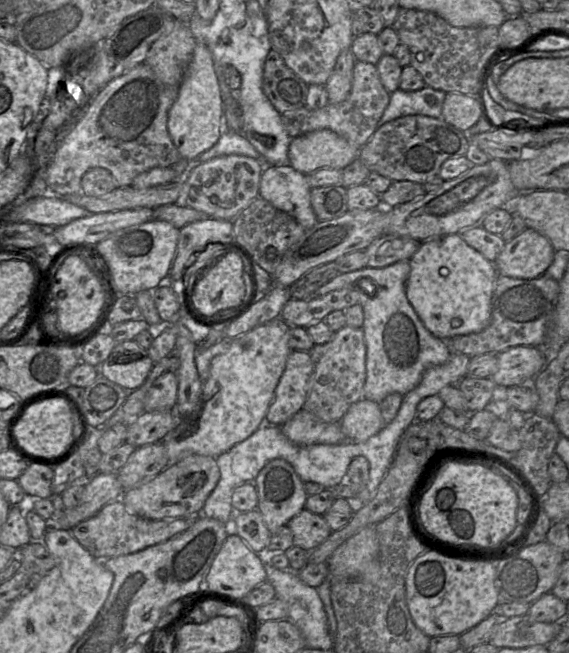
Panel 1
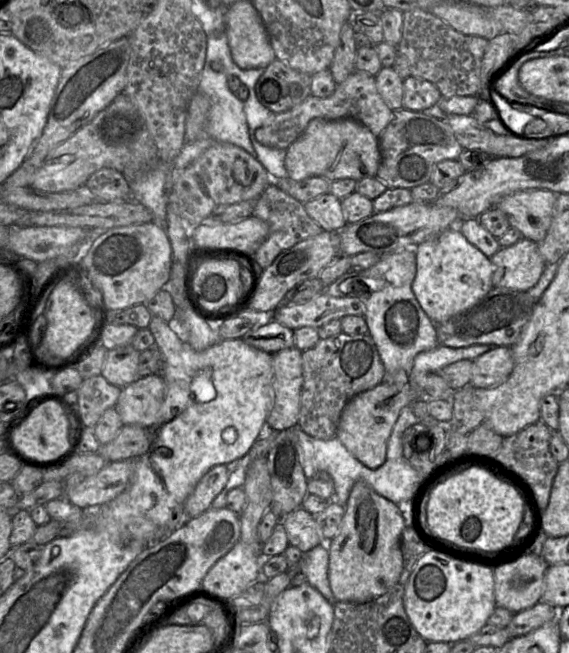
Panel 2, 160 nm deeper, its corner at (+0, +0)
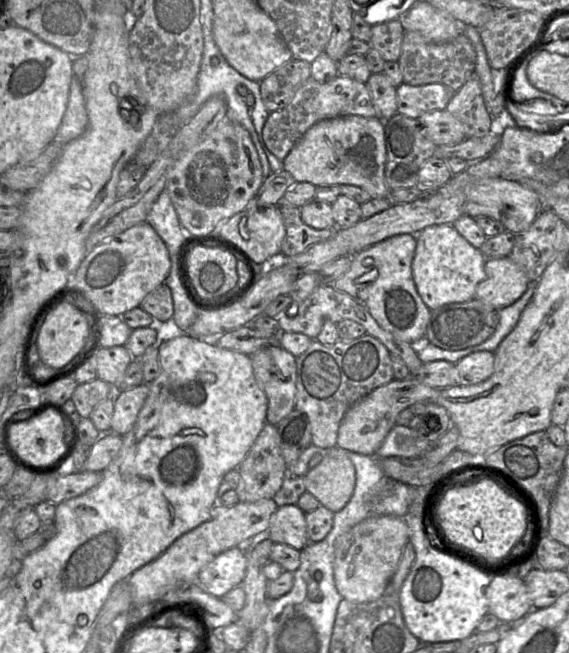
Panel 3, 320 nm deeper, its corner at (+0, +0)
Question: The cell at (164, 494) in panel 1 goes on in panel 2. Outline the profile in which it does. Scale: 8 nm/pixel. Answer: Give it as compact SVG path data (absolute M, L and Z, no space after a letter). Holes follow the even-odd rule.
M226 465L214 466L200 479L184 502L189 520L211 508L213 500L223 490L227 481L228 469Z

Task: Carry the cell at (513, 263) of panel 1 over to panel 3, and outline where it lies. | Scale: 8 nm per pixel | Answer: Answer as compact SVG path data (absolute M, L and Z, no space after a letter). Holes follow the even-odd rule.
M509 256L487 259L485 279L478 284L474 298L502 309L518 300L528 288L529 282L525 272Z

